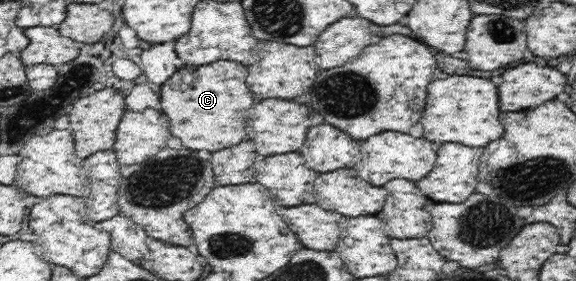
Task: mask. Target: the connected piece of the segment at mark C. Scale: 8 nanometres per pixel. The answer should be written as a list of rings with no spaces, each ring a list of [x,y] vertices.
[[[234,61],[184,65],[160,88],[160,111],[168,116],[169,131],[194,151],[211,151],[232,147],[246,139],[242,113],[254,105],[254,95],[246,85],[246,67]]]

